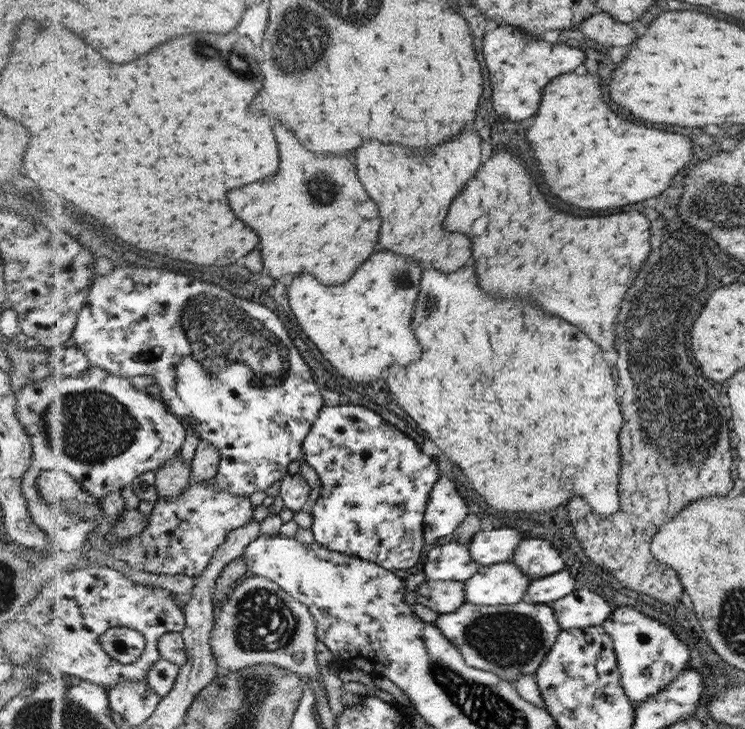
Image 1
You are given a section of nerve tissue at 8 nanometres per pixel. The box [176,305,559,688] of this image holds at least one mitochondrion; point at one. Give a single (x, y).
(509, 640)

